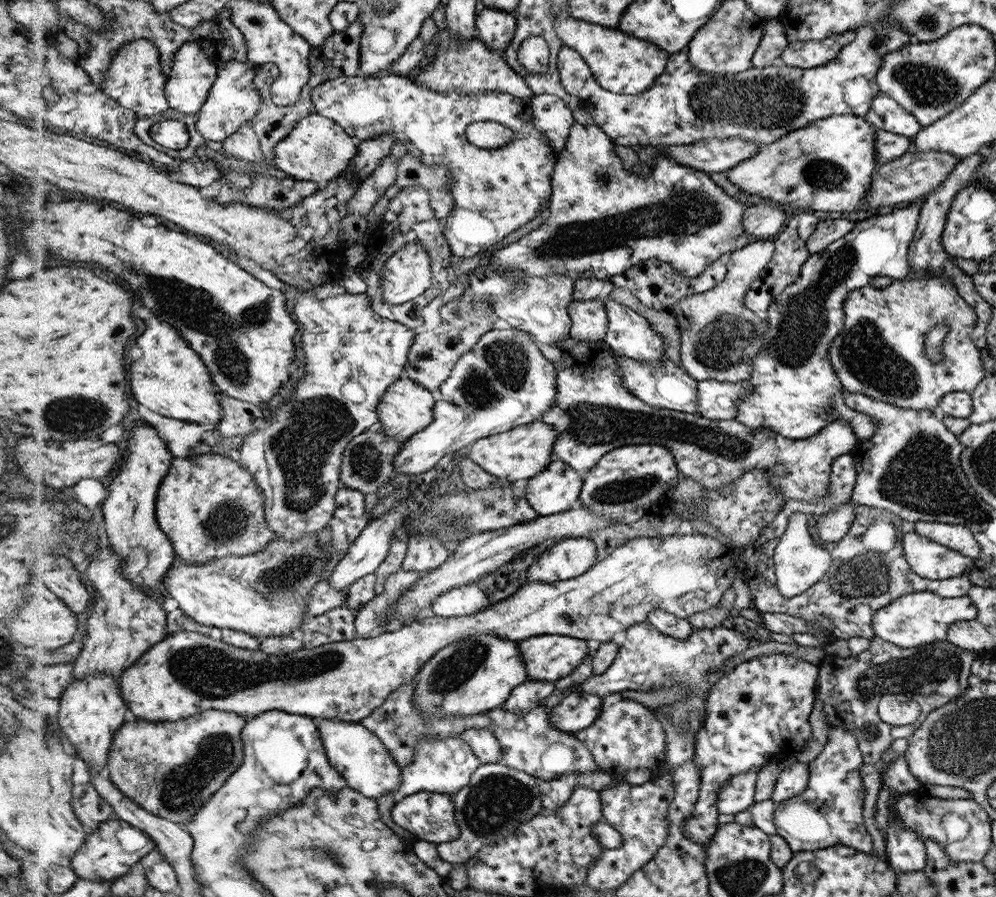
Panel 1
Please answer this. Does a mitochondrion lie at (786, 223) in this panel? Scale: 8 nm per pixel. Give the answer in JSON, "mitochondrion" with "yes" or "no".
{"mitochondrion":"no"}

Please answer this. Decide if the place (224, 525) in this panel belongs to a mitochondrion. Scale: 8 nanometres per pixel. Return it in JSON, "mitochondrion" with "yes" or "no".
{"mitochondrion":"yes"}

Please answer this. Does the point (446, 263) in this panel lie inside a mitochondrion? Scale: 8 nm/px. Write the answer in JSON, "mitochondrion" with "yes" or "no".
{"mitochondrion":"no"}

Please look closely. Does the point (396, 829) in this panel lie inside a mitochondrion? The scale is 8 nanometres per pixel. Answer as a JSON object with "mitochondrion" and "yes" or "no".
{"mitochondrion":"no"}

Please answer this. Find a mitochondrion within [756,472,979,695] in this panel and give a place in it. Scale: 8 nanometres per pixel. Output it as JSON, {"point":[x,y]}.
{"point":[868,572]}

